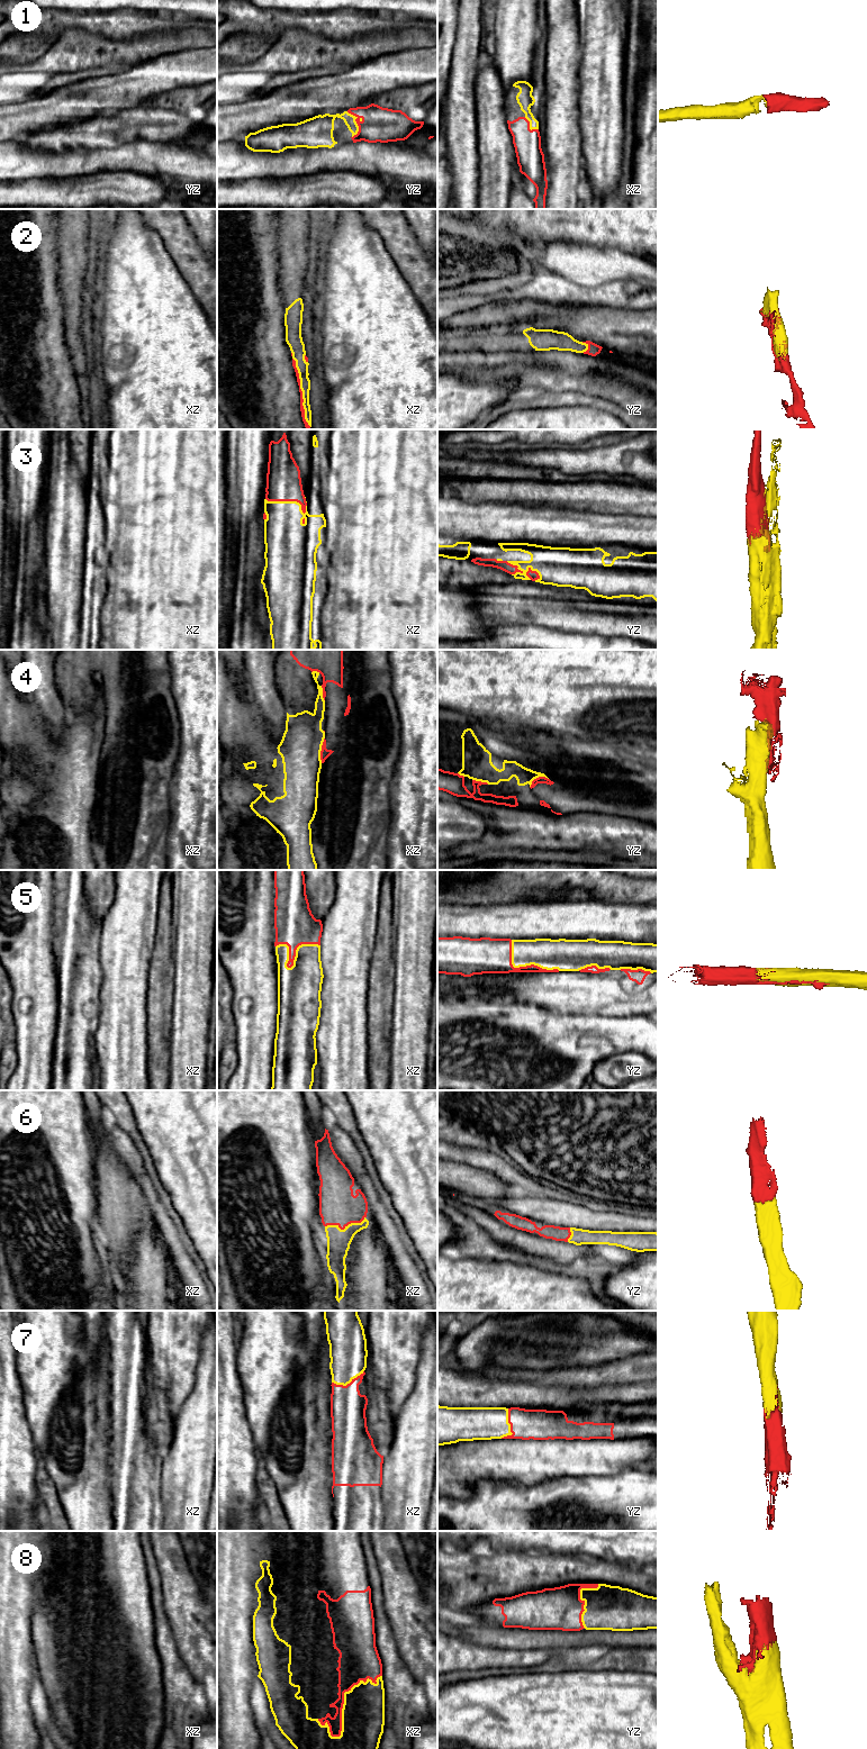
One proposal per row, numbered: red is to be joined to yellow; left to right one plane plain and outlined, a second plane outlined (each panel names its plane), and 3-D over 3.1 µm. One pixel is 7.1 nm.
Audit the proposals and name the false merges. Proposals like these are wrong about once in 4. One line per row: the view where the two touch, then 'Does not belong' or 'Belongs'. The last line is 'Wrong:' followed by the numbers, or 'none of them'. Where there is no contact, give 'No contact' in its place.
1: Touches yellow in yz. Belongs
2: Touches yellow in xz. Belongs
3: Touches yellow in xz. Belongs
4: Touches yellow in xz. Does not belong
5: Touches yellow in xz. Belongs
6: Touches yellow in xz. Belongs
7: Touches yellow in yz. Belongs
8: Touches yellow in xz. Belongs
Wrong: 4

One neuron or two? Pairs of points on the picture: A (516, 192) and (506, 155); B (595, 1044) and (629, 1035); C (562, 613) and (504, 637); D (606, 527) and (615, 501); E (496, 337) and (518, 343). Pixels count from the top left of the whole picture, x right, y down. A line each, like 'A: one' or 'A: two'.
A: two
B: one
C: two
D: two
E: one

